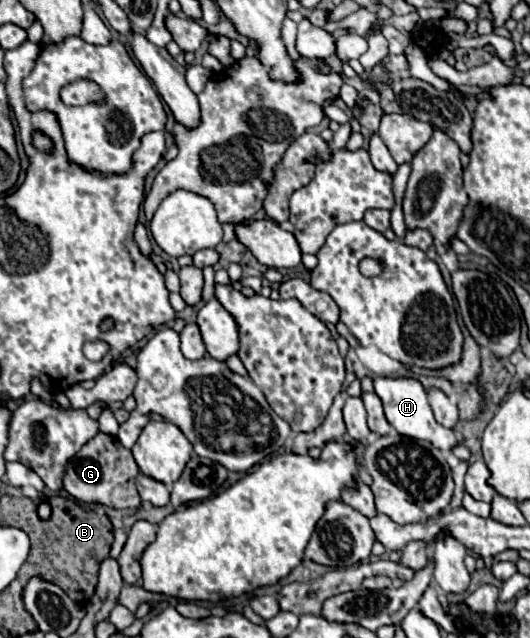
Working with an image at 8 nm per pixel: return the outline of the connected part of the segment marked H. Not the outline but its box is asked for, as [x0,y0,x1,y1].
[374,378,464,452]

